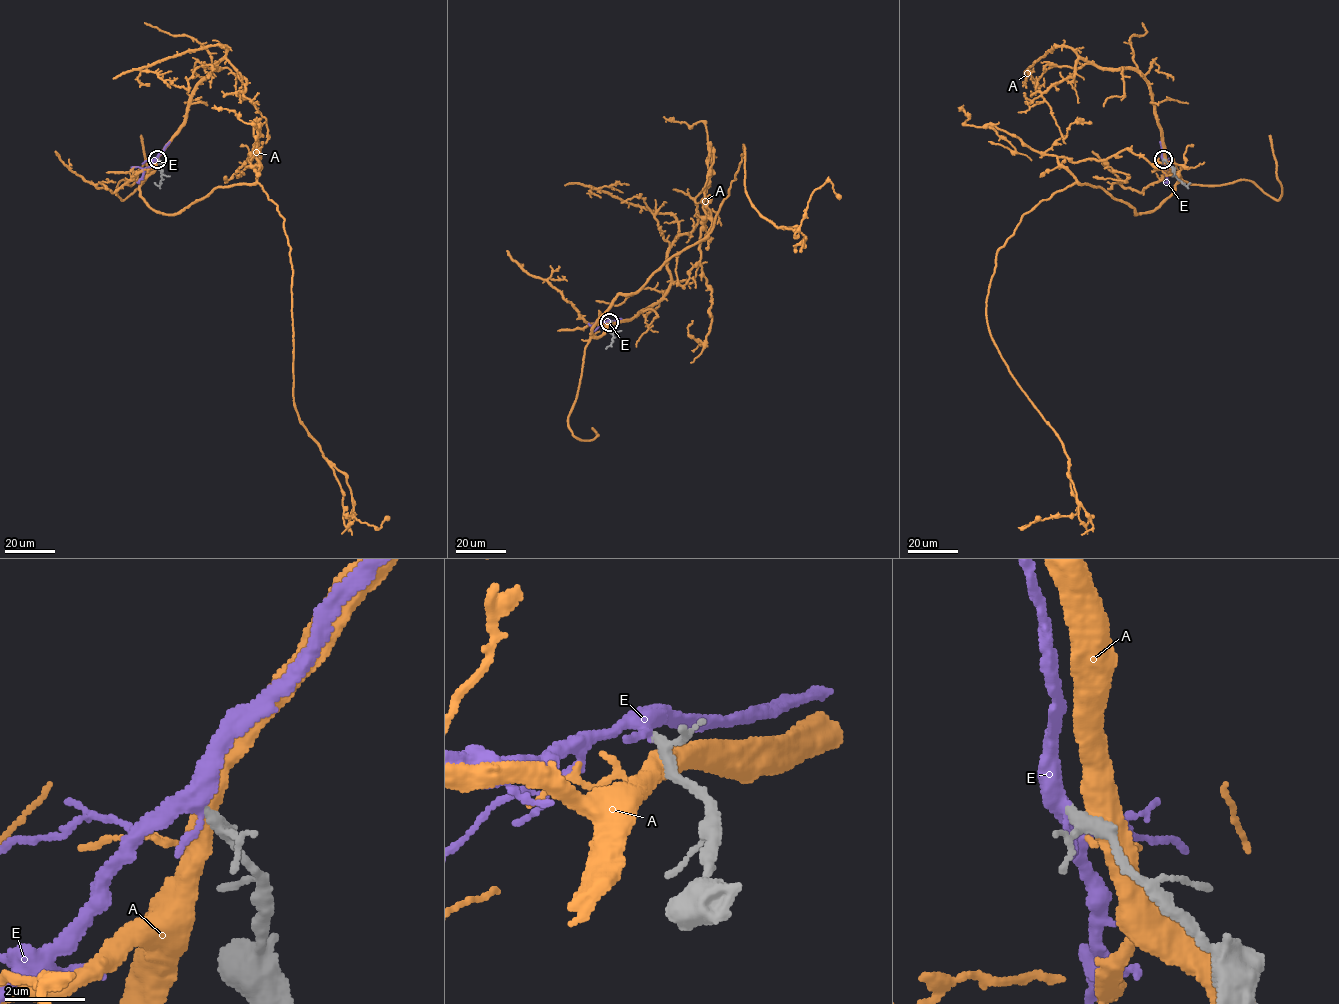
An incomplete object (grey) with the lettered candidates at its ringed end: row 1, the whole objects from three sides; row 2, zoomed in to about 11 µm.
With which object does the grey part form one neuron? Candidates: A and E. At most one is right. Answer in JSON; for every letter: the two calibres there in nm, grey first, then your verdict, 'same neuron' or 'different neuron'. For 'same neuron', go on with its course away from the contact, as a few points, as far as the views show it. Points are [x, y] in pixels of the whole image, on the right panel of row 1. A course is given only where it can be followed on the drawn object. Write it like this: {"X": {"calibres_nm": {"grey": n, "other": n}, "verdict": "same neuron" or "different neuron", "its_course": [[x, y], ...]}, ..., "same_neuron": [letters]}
{"A": {"calibres_nm": {"grey": 240, "other": 440}, "verdict": "different neuron"}, "E": {"calibres_nm": {"grey": 200, "other": 280}, "verdict": "same neuron", "its_course": [[1163, 159], [1167, 178], [1164, 182]]}, "same_neuron": ["E"]}

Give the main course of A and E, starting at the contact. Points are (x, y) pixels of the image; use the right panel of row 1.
A: (1164, 160), (1178, 181), (1153, 210), (1074, 183), (997, 251), (991, 337), (1078, 503), (1023, 528), (1039, 516)
E: (1163, 159), (1167, 178), (1164, 182)

